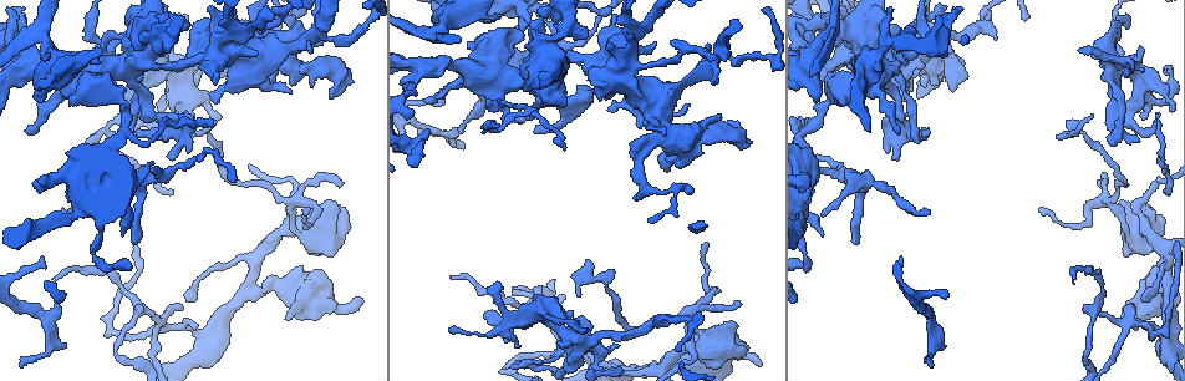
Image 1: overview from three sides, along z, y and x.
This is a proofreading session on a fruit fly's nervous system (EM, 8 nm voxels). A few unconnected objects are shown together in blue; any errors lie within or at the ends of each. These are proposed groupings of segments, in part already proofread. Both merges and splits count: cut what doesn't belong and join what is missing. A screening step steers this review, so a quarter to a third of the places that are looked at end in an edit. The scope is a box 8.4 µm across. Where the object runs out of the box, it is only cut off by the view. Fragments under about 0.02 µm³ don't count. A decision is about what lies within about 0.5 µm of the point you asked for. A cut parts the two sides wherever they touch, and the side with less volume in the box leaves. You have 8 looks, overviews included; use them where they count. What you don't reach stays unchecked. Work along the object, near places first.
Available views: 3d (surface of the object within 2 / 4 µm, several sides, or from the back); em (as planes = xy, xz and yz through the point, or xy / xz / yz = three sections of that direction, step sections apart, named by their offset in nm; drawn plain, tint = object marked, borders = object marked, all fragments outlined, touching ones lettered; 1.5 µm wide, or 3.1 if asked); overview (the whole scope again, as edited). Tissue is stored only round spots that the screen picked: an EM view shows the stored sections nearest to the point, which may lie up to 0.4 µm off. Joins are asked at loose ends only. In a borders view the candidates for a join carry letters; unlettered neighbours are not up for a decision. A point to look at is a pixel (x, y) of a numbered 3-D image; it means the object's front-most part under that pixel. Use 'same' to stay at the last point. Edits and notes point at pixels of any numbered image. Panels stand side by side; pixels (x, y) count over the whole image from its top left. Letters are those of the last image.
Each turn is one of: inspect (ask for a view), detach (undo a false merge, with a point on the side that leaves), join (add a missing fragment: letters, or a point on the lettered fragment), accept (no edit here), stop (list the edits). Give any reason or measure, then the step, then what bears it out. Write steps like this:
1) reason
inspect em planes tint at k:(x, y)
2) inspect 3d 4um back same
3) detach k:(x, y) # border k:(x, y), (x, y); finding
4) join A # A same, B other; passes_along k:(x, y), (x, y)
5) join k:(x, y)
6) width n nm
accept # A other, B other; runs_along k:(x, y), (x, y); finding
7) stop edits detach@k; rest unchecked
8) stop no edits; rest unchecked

tapers out
inspect 3d 4um at 1:(903, 258)

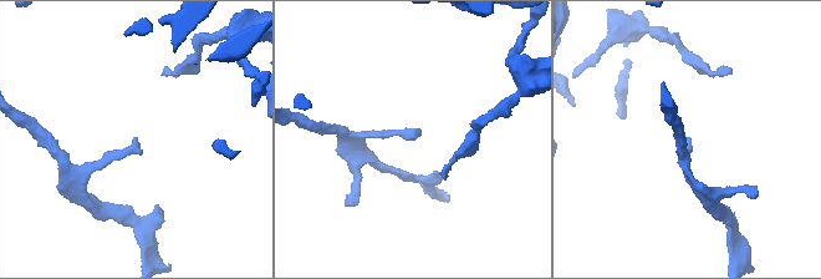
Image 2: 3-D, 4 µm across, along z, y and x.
inspect em xy step 4 borders at 2:(136, 140)

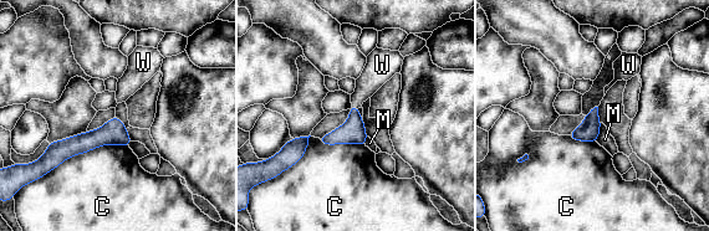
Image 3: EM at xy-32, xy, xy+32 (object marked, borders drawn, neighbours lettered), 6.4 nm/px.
inspect em planes borders same

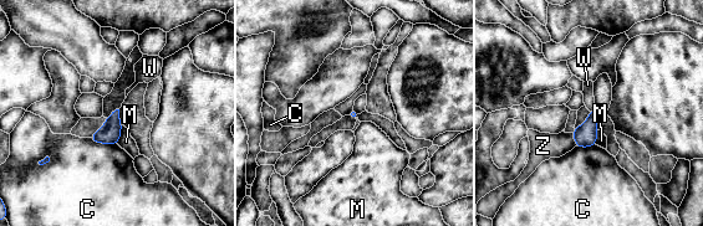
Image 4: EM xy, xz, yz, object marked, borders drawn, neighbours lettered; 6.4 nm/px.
join W # C other, M other, W same, Z other; passes_along 4:(585, 135), (592, 108), (589, 99); the neuron continues

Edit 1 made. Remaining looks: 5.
branch stops here
inspect 3d 4um at 1:(1110, 131)

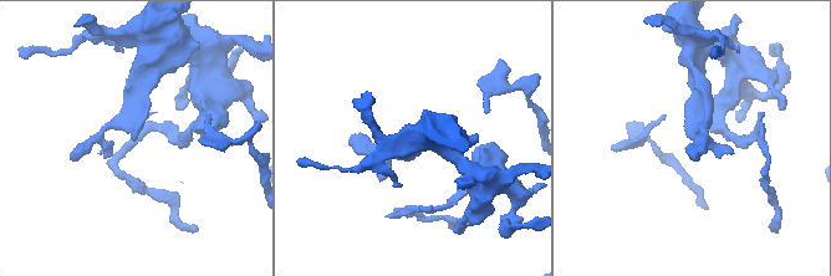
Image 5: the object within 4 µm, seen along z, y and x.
need the tissue
inspect em planes borders at 5:(136, 139)

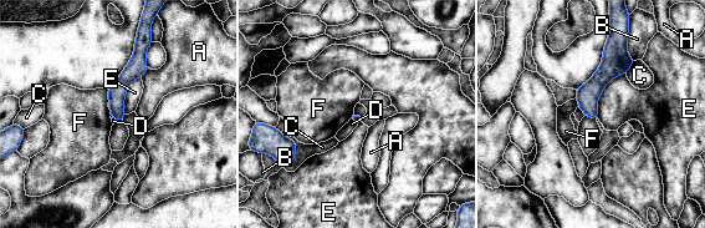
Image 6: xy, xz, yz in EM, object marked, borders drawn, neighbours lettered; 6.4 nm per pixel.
accept # A other, B other, C other, D other, E other, F other; border 6:(626, 74), (602, 91), (597, 118); no lettered fragment goes on from it

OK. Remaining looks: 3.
redraw
inspect overview

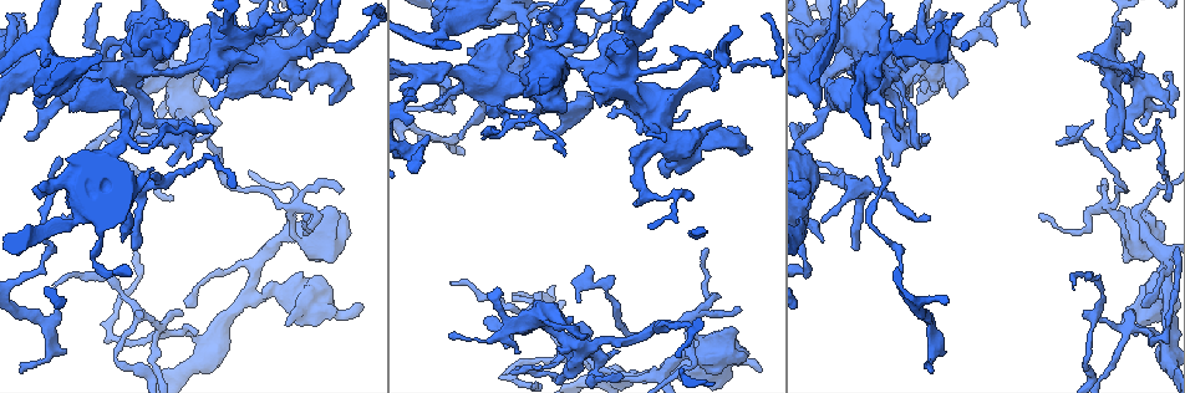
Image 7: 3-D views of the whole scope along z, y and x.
sharp bend
inspect em planes borders at 7:(598, 366)

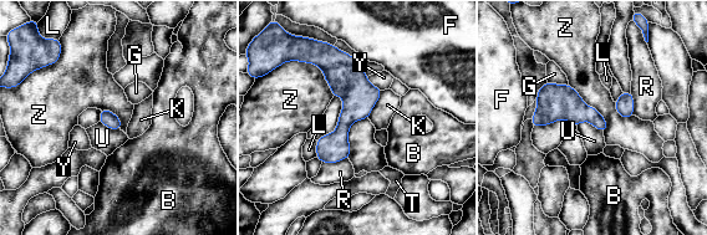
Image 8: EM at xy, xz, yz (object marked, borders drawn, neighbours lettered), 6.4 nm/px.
width 100 nm
accept # B other, F other, G other, K other, L other, R other, T other, U other, Y other, Z other; runs_along 8:(329, 47), (349, 116), (324, 159); one neuron here

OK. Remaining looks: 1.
stop edits join@4; rest unchecked

